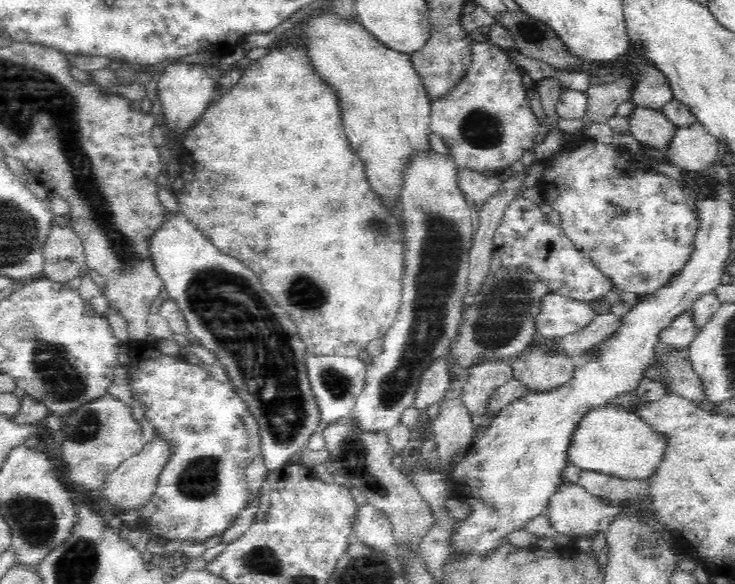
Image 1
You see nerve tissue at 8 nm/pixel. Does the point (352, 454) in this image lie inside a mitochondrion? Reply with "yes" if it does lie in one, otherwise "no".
yes

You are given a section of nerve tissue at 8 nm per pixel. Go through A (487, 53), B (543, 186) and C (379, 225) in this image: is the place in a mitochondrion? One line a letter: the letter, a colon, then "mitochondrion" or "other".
A: other
B: other
C: mitochondrion

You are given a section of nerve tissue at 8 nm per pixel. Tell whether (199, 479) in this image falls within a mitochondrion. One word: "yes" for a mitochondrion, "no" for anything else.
yes

